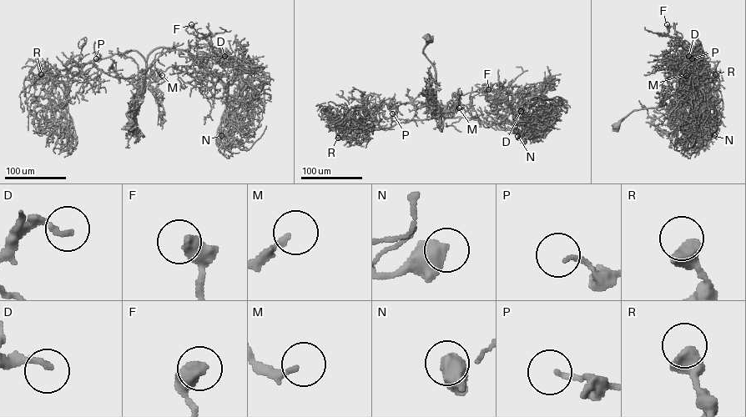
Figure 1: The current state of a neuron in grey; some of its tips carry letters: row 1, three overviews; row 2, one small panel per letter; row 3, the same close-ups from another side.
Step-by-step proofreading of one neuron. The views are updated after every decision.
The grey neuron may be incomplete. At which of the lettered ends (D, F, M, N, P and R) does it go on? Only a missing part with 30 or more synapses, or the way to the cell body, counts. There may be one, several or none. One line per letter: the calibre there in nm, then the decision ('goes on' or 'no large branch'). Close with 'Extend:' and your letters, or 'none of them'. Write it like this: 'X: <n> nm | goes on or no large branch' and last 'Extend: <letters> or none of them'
D: 170 nm | no large branch
F: 550 nm | no large branch
M: 170 nm | no large branch
N: 440 nm | no large branch
P: 140 nm | no large branch
R: 650 nm | no large branch
Extend: none of them

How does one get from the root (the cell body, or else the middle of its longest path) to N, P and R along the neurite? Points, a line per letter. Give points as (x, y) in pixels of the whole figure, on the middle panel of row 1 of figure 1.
N: (428, 37), (423, 52), (436, 72), (440, 129), (446, 118), (467, 117), (524, 130), (514, 130), (517, 136)
P: (428, 37), (423, 52), (434, 68), (439, 112), (439, 106), (402, 103), (390, 127), (397, 116), (392, 113)
R: (428, 37), (423, 52), (434, 68), (439, 112), (402, 103), (390, 127), (350, 125), (338, 138)

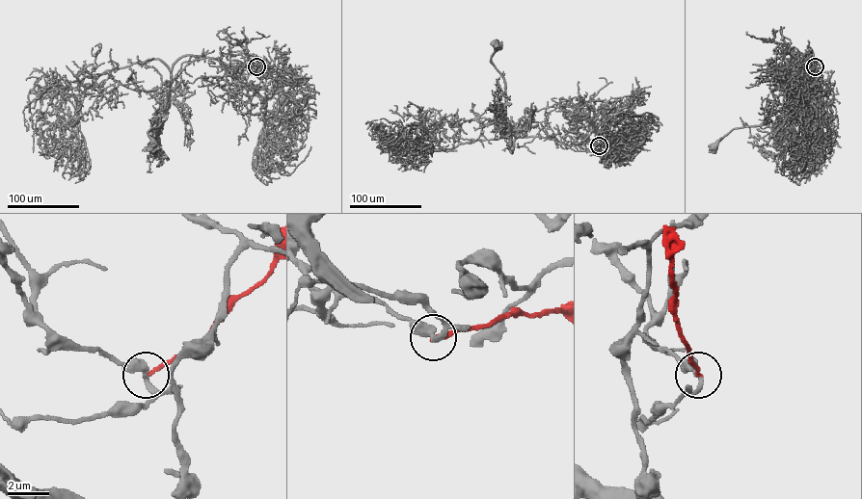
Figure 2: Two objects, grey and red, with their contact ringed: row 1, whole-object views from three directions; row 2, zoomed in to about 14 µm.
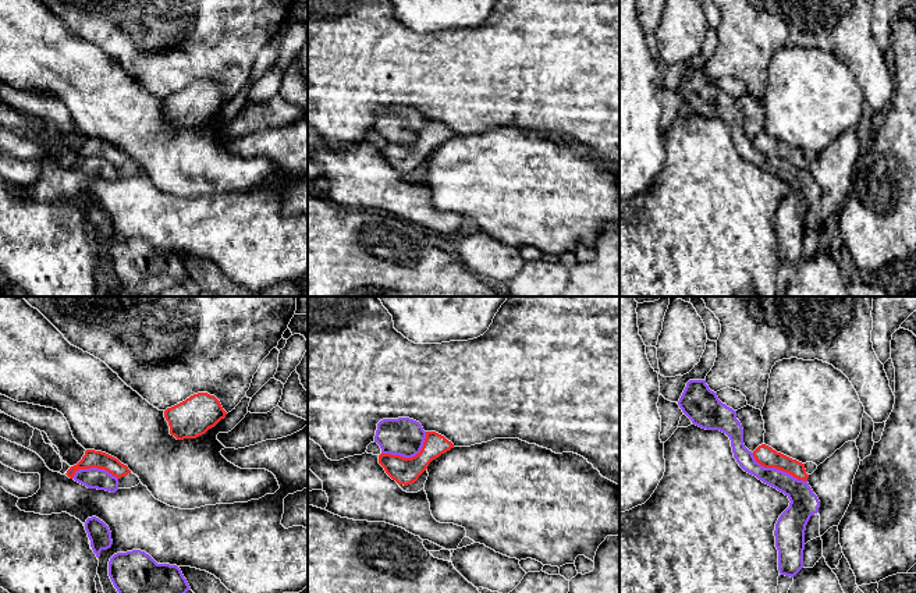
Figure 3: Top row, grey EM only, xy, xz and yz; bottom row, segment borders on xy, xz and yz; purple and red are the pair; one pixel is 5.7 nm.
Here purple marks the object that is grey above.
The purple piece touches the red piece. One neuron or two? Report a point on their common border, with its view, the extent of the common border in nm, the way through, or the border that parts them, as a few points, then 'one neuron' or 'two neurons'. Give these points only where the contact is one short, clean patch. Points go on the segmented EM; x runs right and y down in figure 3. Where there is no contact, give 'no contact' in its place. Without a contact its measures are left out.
contact yz (778, 469); length 360 nm; two neurons

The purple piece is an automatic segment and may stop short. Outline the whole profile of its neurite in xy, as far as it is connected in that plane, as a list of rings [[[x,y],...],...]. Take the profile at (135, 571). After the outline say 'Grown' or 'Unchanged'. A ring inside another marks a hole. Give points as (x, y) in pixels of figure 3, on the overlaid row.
[[[141,550],[114,554],[109,576],[118,593],[187,593],[191,589],[177,565],[157,564]]]. Unchanged

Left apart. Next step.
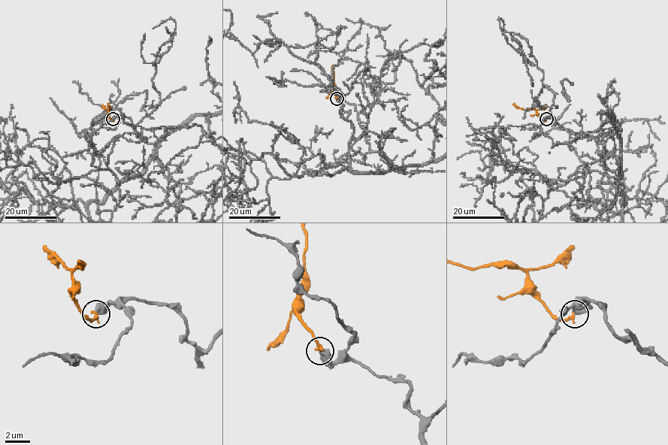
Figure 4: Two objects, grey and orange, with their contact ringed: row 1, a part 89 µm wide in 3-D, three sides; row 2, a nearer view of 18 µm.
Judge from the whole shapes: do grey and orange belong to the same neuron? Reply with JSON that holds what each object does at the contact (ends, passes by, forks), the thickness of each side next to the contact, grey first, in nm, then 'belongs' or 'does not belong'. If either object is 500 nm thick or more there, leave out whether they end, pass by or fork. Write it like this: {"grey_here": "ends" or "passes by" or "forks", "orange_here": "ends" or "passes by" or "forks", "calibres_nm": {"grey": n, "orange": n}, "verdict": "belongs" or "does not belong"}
{"calibres_nm": {"grey": 650, "orange": 280}, "verdict": "belongs"}

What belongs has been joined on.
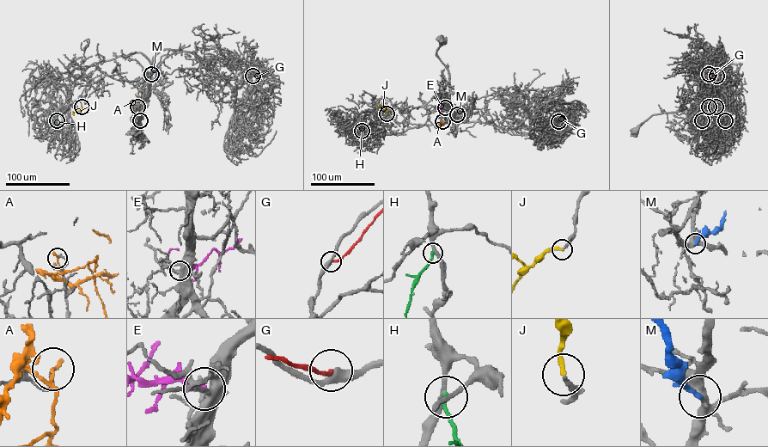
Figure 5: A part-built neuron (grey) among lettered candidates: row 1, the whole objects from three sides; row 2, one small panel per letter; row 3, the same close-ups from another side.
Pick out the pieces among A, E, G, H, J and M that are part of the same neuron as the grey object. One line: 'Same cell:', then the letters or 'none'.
Same cell: J

